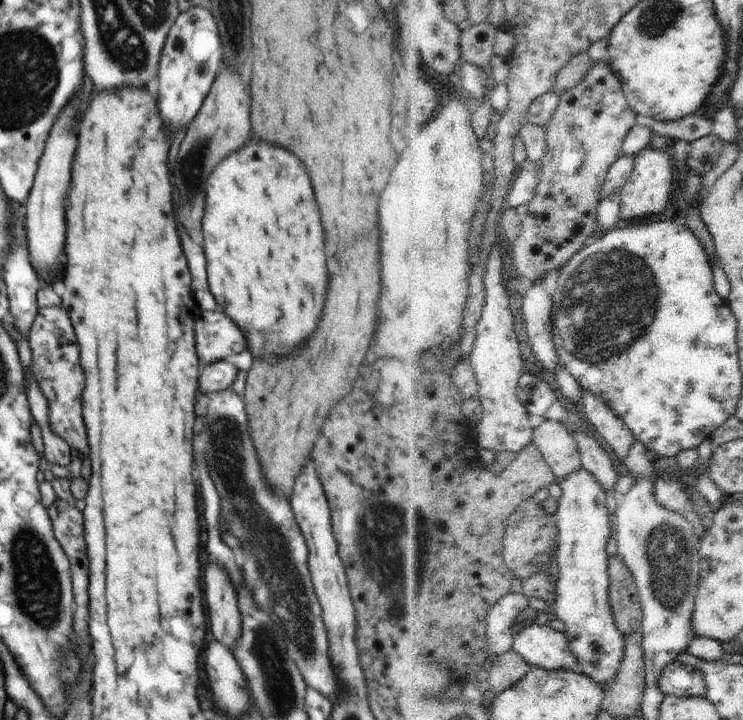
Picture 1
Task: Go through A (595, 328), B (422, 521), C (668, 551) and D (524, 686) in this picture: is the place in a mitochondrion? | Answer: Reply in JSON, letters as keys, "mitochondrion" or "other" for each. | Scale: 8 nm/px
{"A":"mitochondrion","B":"other","C":"mitochondrion","D":"other"}

